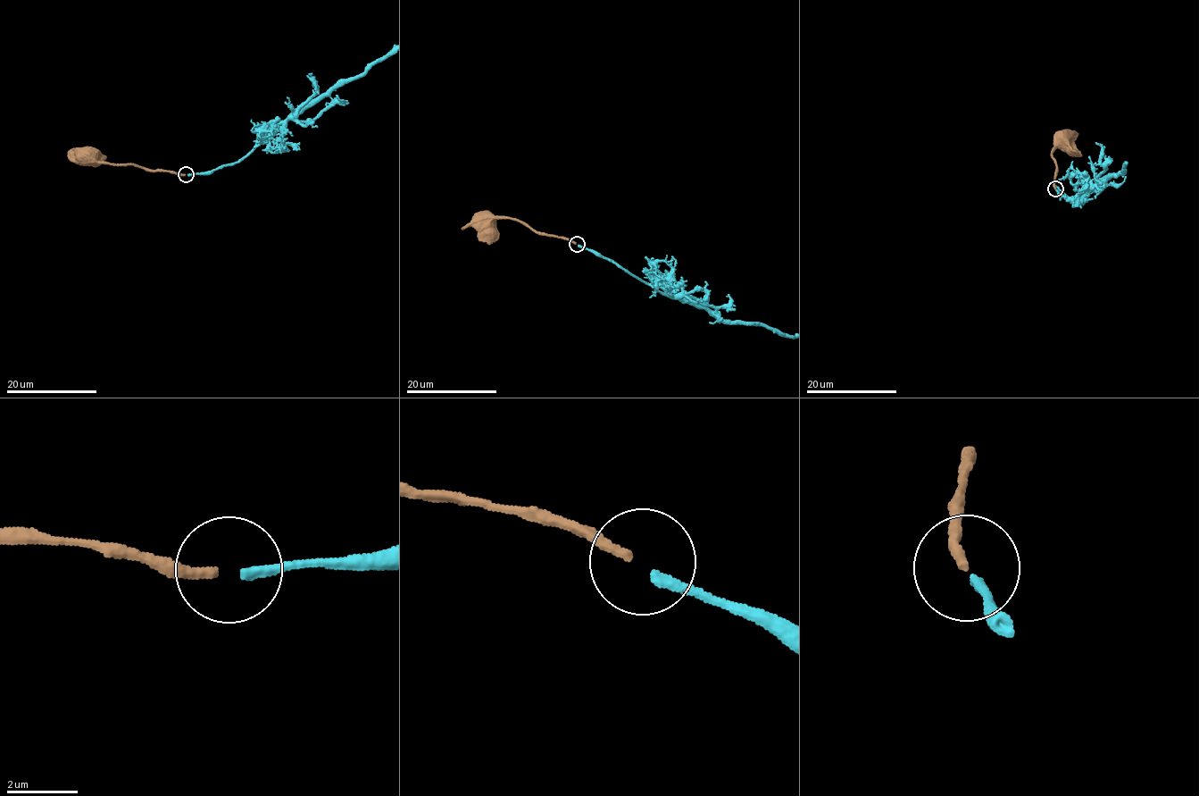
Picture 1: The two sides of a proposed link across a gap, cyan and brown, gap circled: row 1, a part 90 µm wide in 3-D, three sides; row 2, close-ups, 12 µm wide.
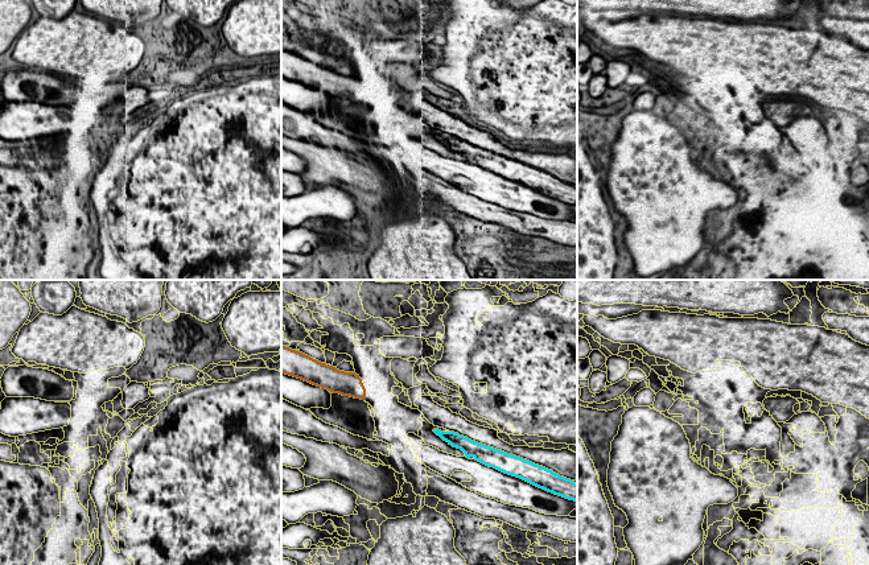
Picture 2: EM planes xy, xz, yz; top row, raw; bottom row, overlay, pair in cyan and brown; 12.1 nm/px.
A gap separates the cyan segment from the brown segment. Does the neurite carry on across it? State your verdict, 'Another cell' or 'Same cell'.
Another cell

